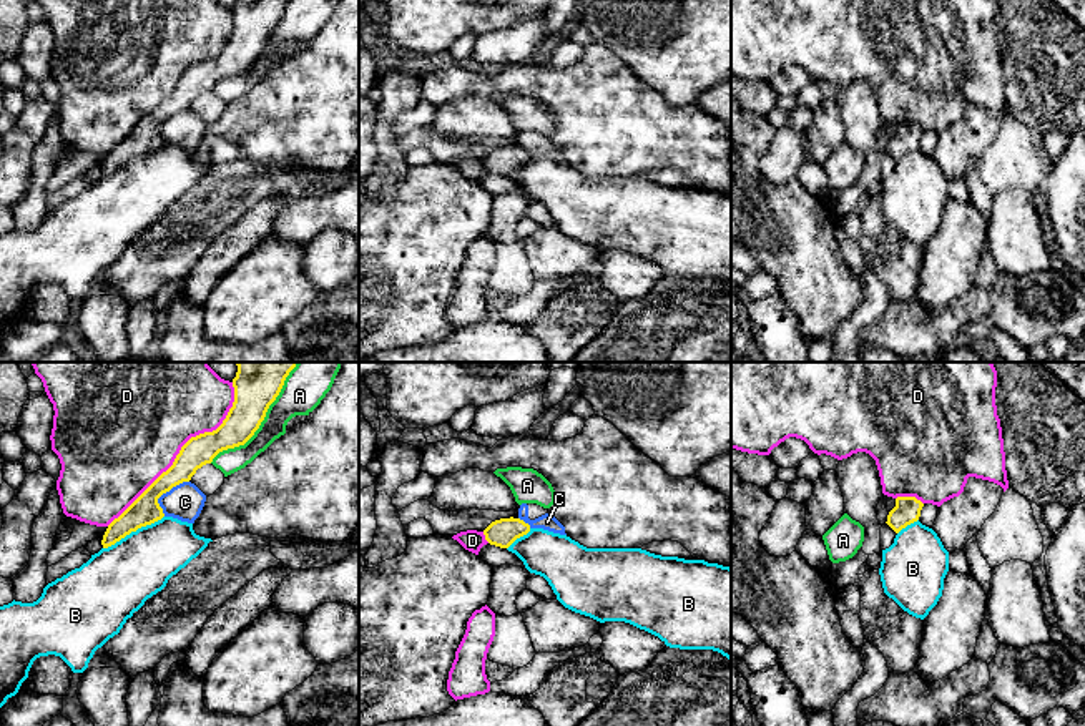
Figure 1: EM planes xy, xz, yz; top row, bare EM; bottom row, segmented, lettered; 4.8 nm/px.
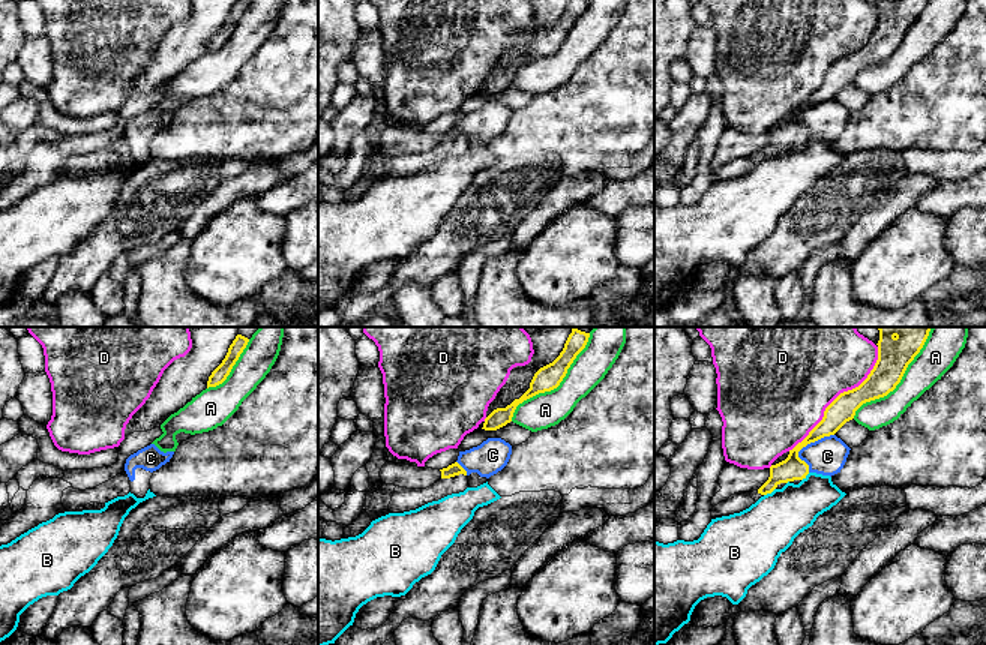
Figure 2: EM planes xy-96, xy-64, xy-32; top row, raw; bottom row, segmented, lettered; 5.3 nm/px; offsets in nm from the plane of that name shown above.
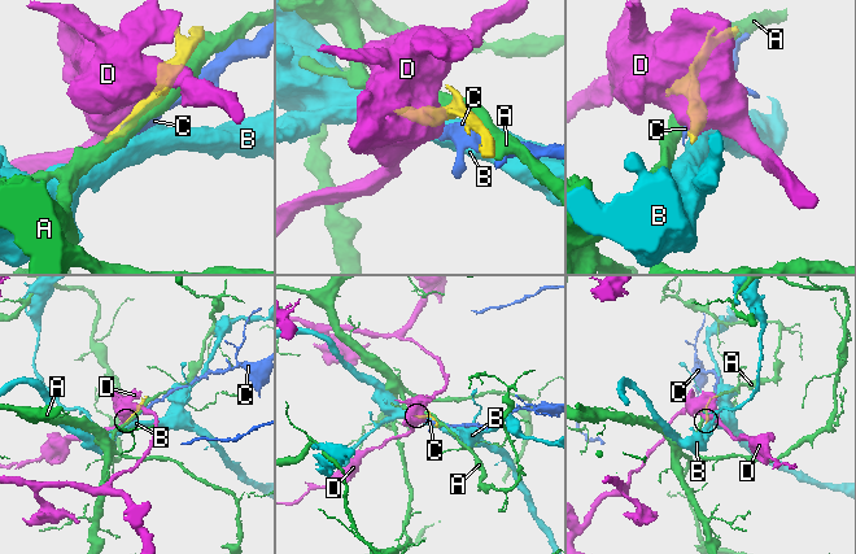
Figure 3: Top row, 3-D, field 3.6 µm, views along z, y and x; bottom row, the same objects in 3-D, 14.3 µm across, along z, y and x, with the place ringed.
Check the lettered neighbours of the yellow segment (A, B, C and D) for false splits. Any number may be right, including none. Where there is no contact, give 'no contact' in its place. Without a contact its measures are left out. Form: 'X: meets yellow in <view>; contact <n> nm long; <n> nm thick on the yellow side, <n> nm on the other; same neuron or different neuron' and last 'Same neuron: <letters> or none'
A: meets yellow in xy; contact 650 nm long; 240 nm thick on the yellow side, 200 nm on the other; different neuron
B: meets yellow in xy; contact 340 nm long; 140 nm thick on the yellow side, 320 nm on the other; different neuron
C: meets yellow in xy; contact 220 nm long; 140 nm thick on the yellow side, 180 nm on the other; different neuron
D: meets yellow in xy; contact 950 nm long; 150 nm thick on the yellow side, 480 nm on the other; different neuron
Same neuron: none

